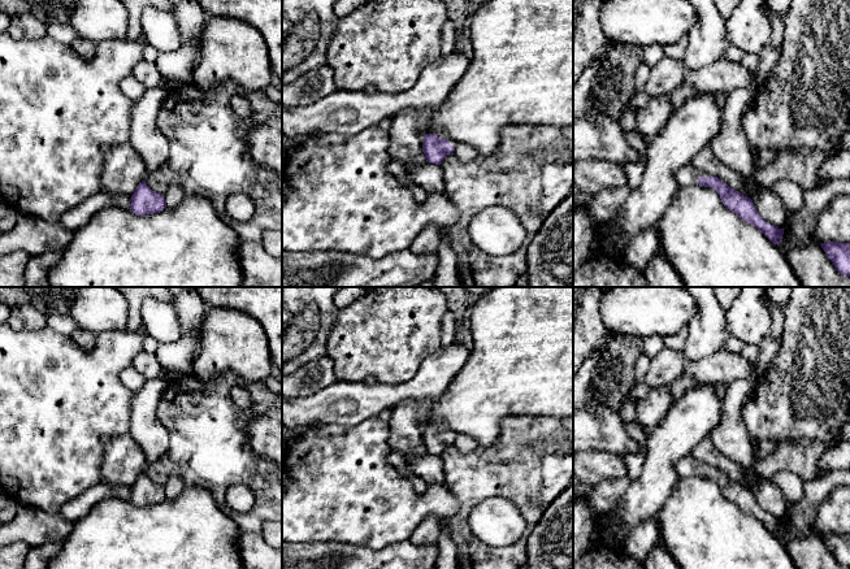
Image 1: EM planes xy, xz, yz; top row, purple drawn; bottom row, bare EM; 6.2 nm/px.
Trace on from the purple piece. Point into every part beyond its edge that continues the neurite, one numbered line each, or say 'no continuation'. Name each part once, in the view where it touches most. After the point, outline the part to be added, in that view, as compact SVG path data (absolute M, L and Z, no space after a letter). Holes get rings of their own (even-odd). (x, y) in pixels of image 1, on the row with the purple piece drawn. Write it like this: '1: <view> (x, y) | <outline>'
1: yz (688, 176) | M688 165L676 173L675 179L681 187L688 187L698 184L701 177L703 177L703 173L701 173L695 166Z

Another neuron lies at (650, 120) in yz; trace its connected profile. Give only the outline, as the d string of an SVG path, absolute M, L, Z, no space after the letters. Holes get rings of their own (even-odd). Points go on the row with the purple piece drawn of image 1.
M667 95L651 96L645 108L636 114L637 130L649 142L665 126L673 113Z

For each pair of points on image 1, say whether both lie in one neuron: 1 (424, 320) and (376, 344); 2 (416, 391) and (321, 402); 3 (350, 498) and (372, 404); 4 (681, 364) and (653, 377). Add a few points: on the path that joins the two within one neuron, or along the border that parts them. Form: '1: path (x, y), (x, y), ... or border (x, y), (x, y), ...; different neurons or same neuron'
1: path (412, 320), (400, 320), (387, 333); same neuron
2: path (393, 394), (377, 396), (367, 402), (345, 402); same neuron
3: border (376, 415), (351, 426), (342, 426), (339, 424); different neurons
4: path (675, 365), (668, 365), (659, 374); same neuron

